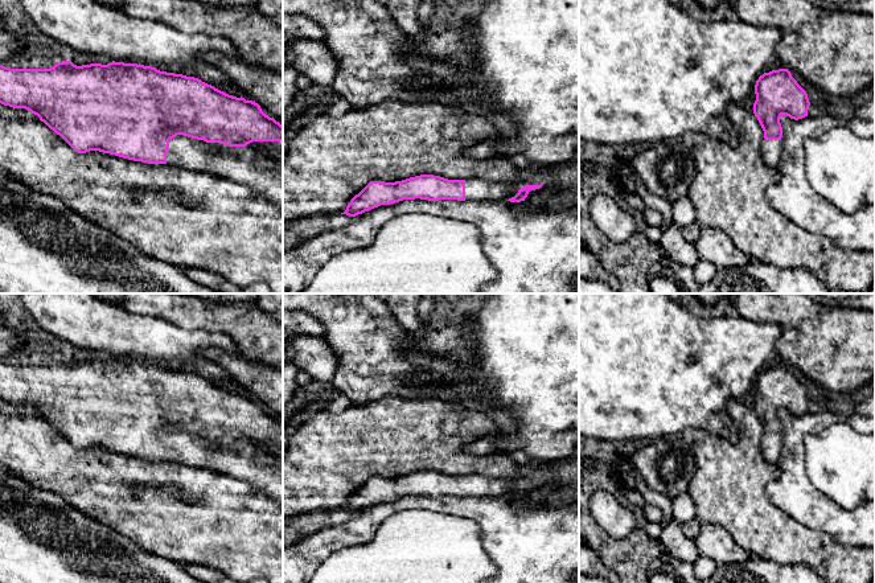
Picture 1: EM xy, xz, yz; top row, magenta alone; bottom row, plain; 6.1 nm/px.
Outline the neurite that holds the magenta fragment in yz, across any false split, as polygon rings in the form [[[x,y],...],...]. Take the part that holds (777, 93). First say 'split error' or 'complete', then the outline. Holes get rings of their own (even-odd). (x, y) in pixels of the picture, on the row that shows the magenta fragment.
split error; [[[788,69],[772,70],[759,77],[755,85],[753,114],[763,131],[761,157],[779,168],[782,151],[782,115],[798,120],[808,116],[810,106],[806,91],[797,83]]]

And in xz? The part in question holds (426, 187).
split error; [[[420,175],[410,177],[402,181],[385,182],[385,181],[370,181],[358,194],[356,194],[346,206],[346,210],[341,214],[356,217],[365,212],[369,212],[381,205],[390,205],[403,200],[457,200],[457,201],[510,201],[521,202],[525,201],[530,190],[542,188],[545,180],[539,185],[518,185],[510,182],[492,182],[480,178],[468,180],[448,180],[434,175]]]

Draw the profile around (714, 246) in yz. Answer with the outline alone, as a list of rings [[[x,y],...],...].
[[[702,227],[695,250],[699,260],[711,263],[718,271],[751,262],[751,258],[742,253],[719,229]]]

